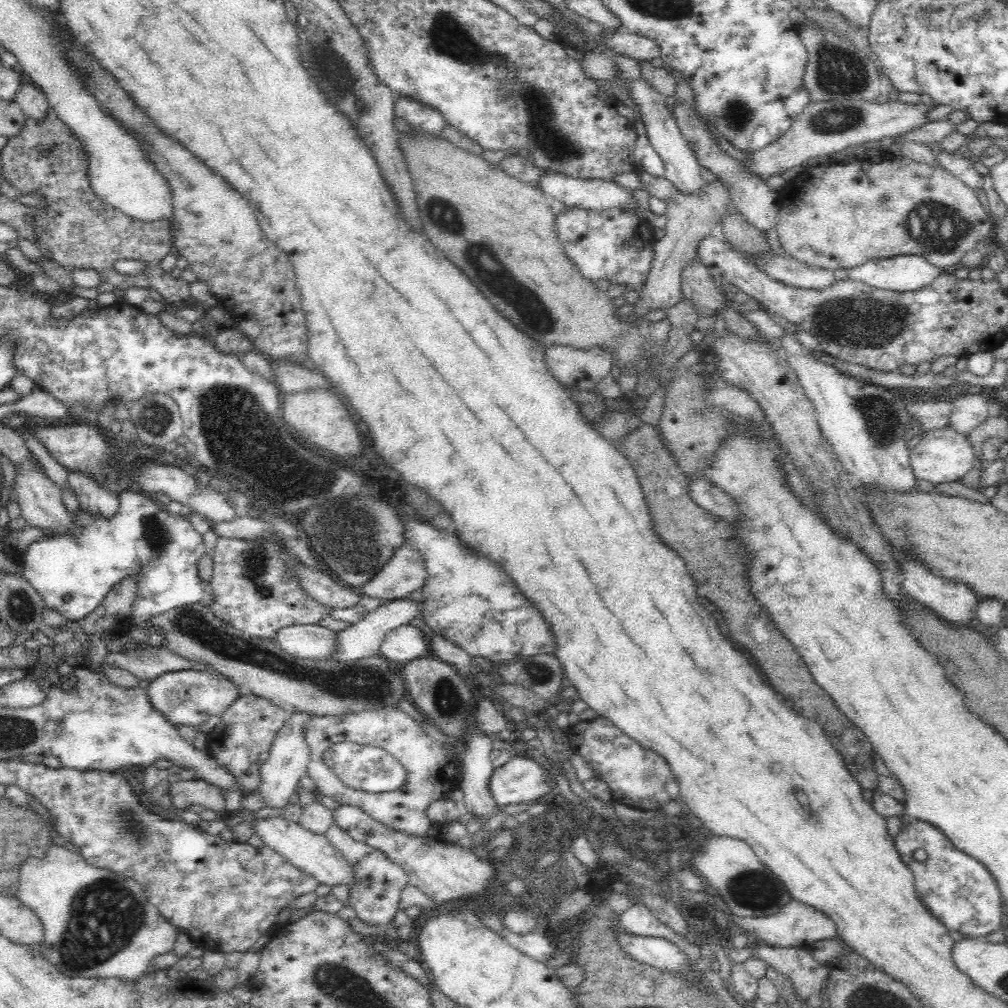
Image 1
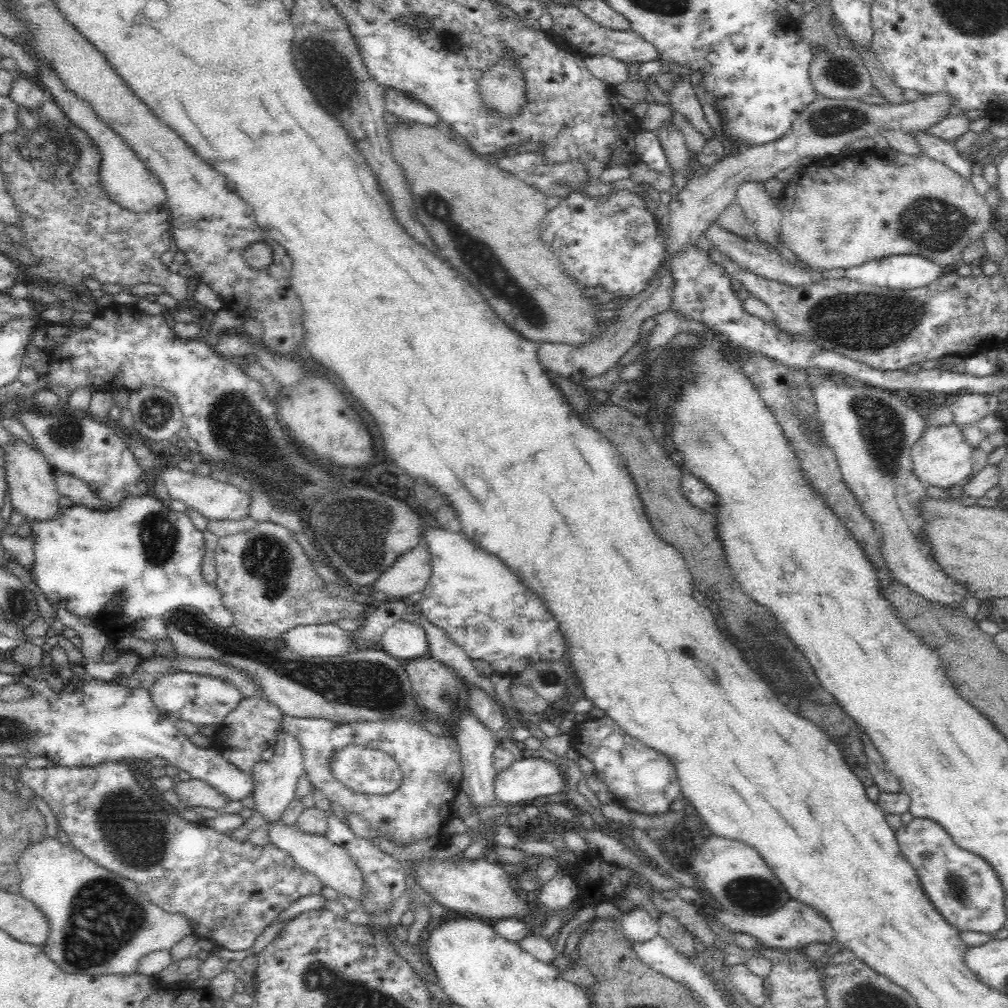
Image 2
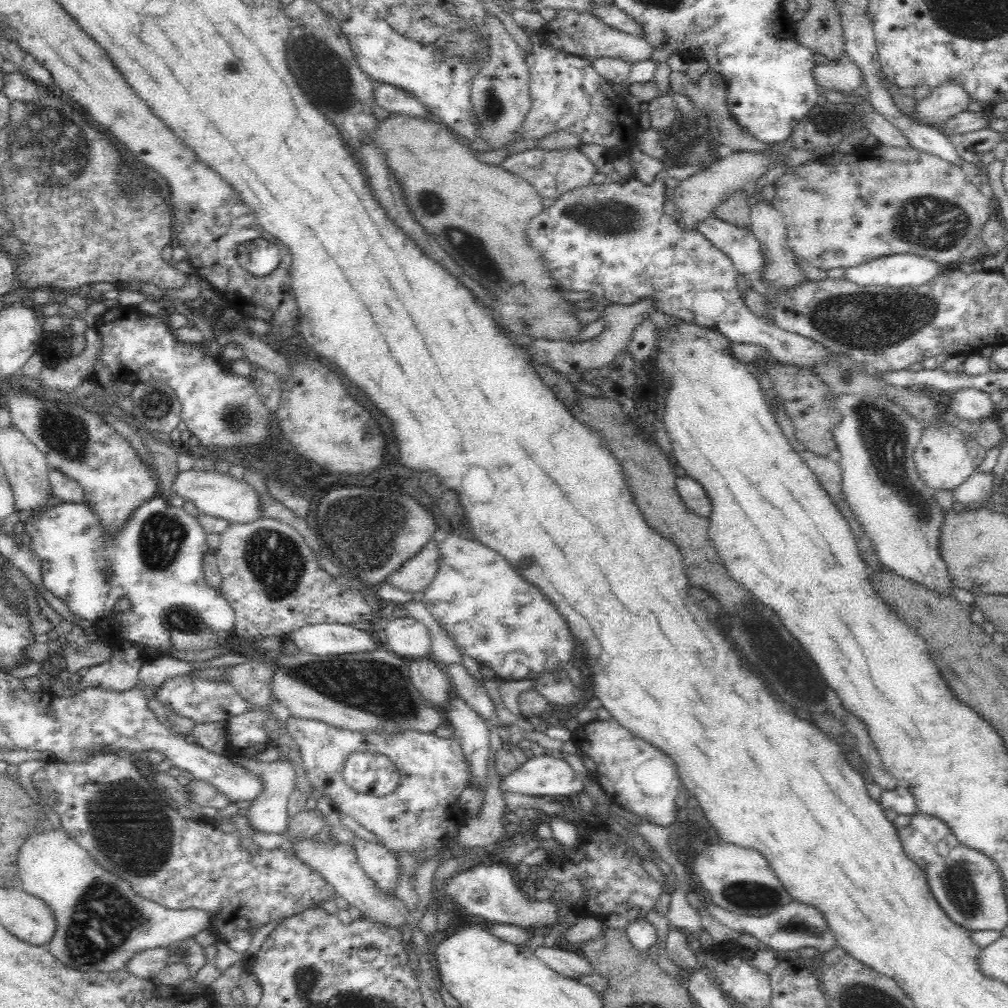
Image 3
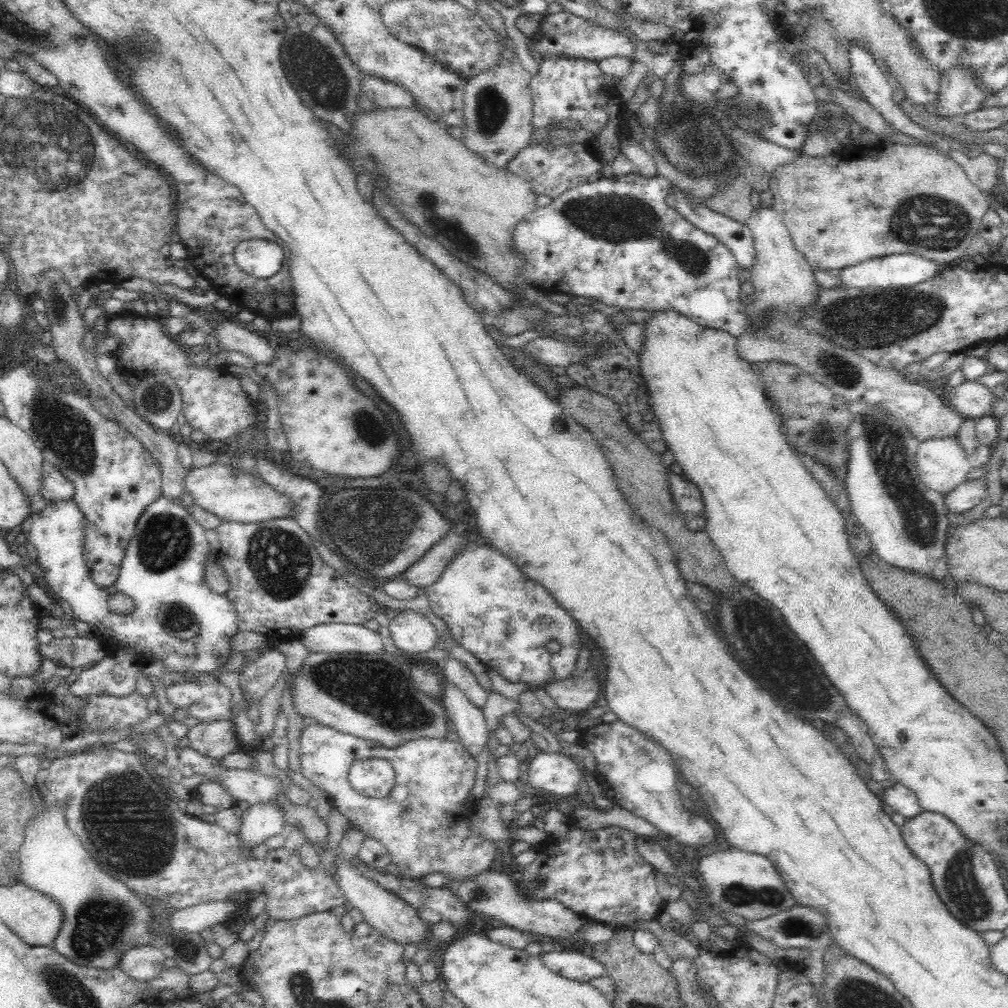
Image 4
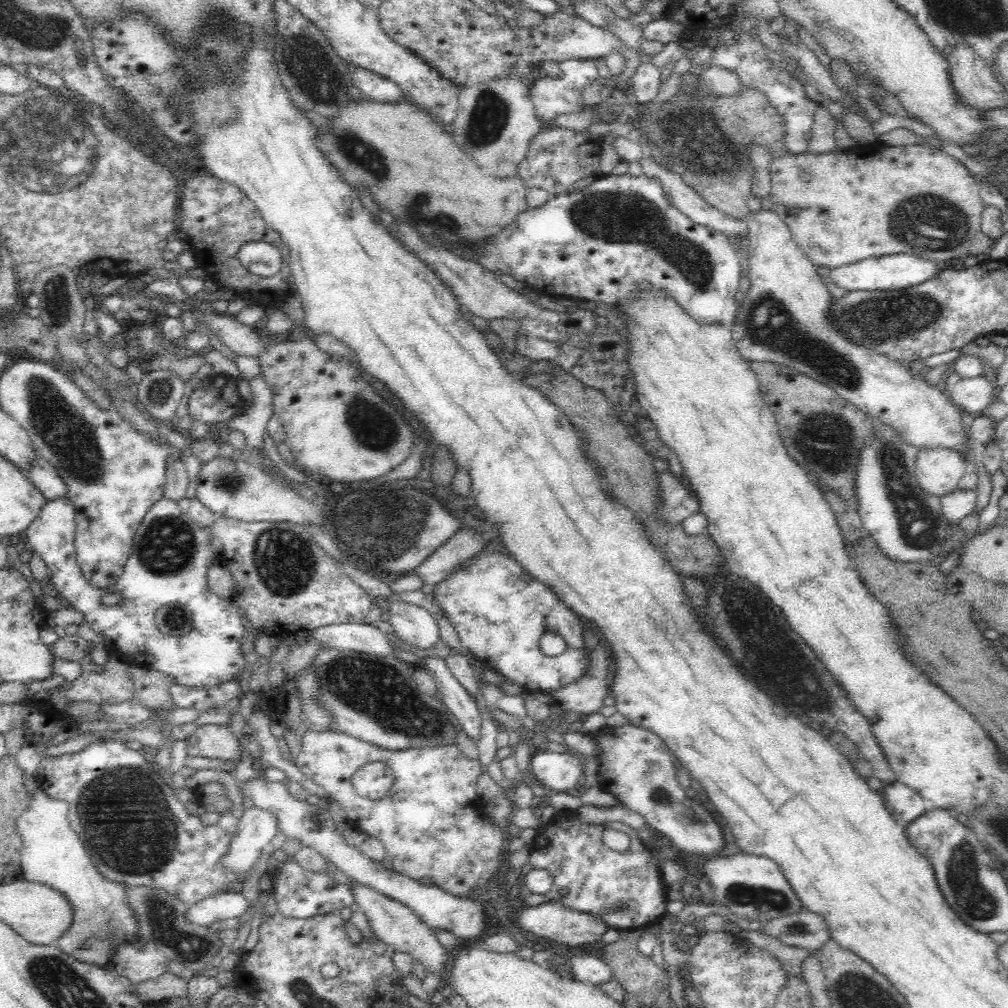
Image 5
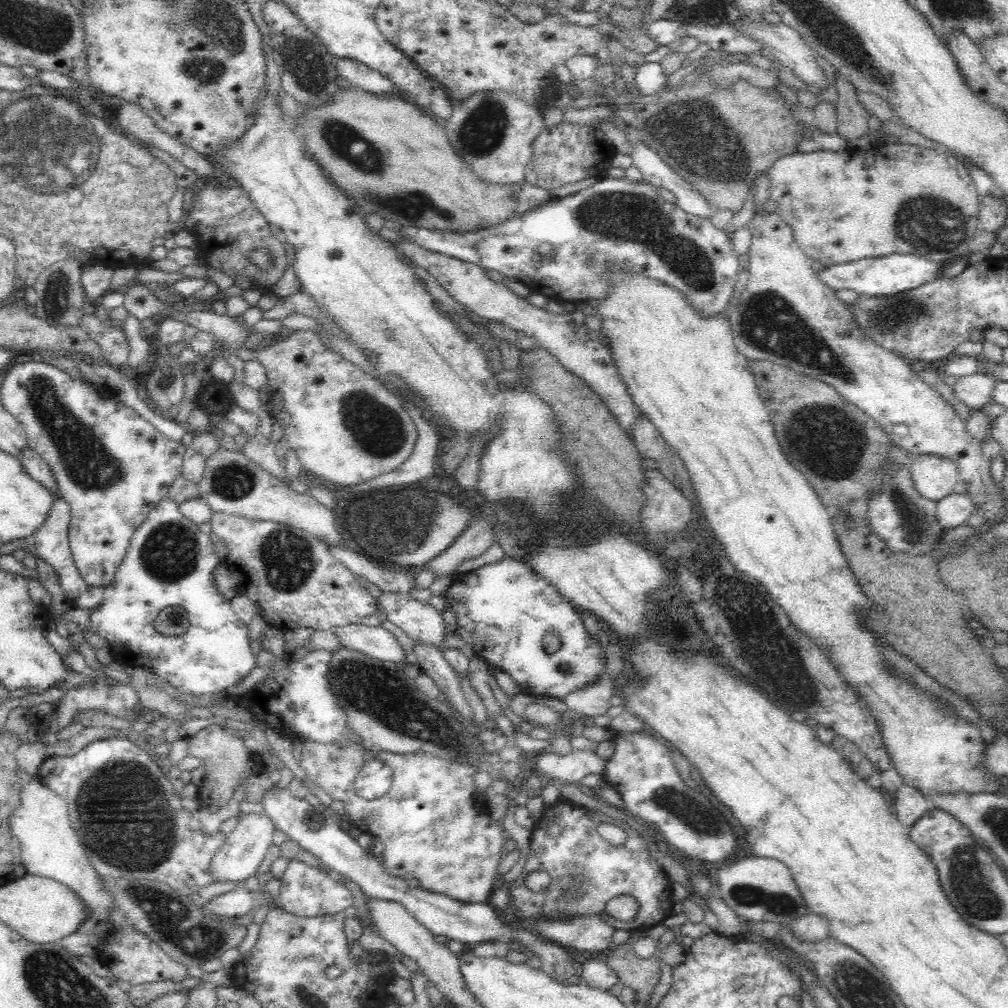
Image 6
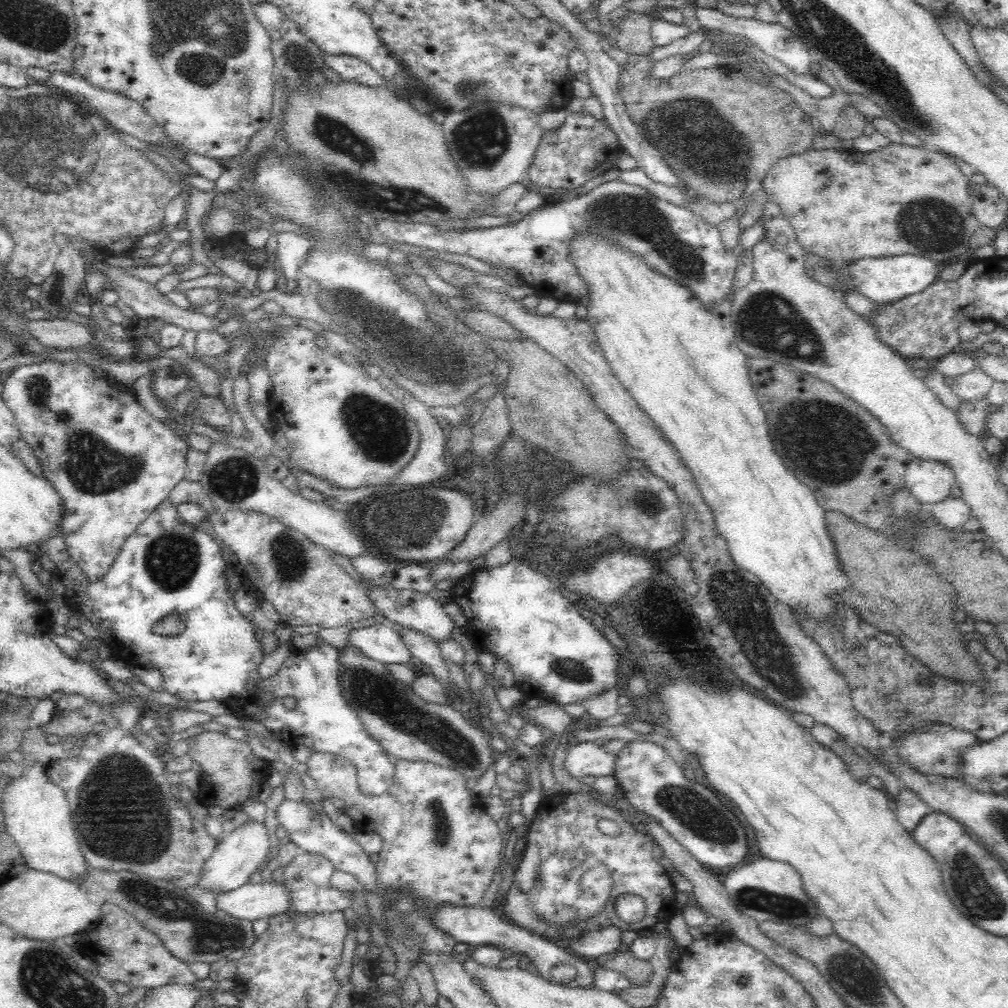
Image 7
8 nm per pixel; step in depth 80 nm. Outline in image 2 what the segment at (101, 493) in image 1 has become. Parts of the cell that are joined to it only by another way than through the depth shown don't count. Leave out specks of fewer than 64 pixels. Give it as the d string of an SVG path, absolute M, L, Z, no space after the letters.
M56 470L53 473L53 479L60 496L68 496L74 505L86 506L86 508L102 512L112 510L111 504L98 498L97 493L90 488L89 484L70 473Z

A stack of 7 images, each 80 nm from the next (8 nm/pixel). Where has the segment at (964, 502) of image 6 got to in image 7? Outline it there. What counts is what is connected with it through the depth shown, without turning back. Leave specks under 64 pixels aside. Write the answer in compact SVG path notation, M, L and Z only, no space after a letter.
M948 495L937 503L925 503L924 509L934 515L934 521L945 529L958 529L972 517L970 506L960 498Z

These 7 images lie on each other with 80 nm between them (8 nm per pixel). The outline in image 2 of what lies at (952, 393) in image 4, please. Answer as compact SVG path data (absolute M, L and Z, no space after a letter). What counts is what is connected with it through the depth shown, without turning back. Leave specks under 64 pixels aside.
M978 393L961 394L950 405L952 422L962 430L966 425L982 420L988 412L986 395Z

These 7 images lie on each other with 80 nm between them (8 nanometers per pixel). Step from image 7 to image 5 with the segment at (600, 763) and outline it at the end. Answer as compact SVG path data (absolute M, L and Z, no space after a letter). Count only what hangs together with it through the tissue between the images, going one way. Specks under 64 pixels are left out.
M549 748L532 751L528 770L534 779L557 793L578 792L578 778L582 774L582 755L560 754Z

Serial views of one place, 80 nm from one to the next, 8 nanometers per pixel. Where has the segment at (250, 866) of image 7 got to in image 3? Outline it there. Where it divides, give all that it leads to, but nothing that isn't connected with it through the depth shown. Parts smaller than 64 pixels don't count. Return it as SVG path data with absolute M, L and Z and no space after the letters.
M289 753L284 758L279 757L273 762L264 762L258 759L236 756L230 759L242 765L244 768L247 768L250 772L254 773L254 775L258 776L258 778L262 779L262 783L264 783L262 792L254 798L252 806L248 809L247 818L251 828L260 830L260 832L284 833L287 831L287 798L290 798L290 795L294 792L297 778L295 765L293 760L289 758Z

